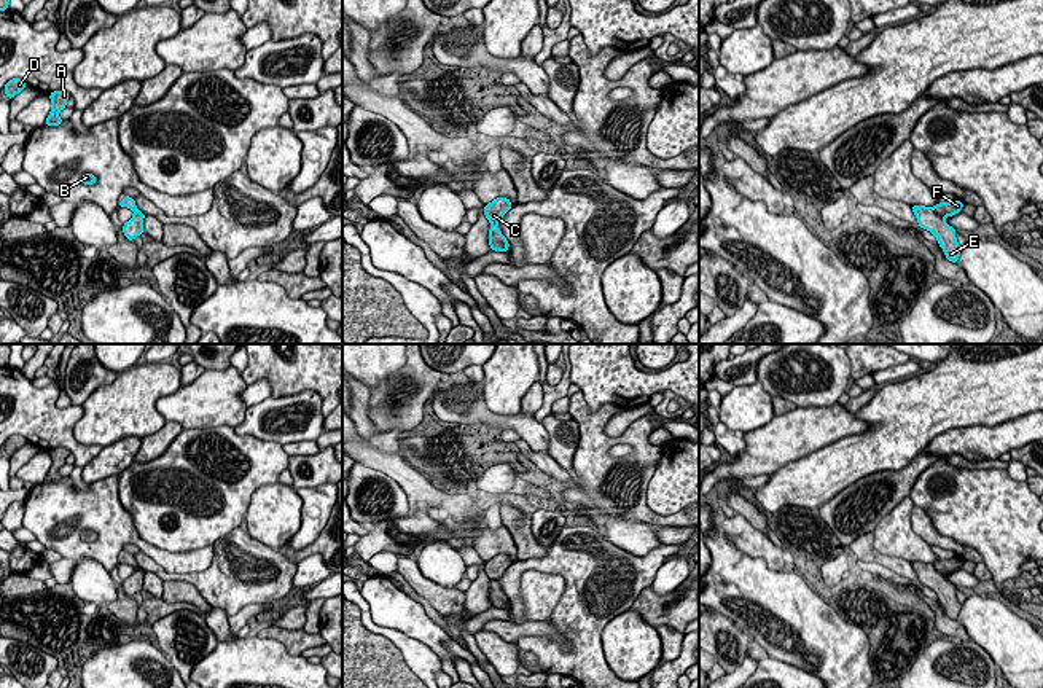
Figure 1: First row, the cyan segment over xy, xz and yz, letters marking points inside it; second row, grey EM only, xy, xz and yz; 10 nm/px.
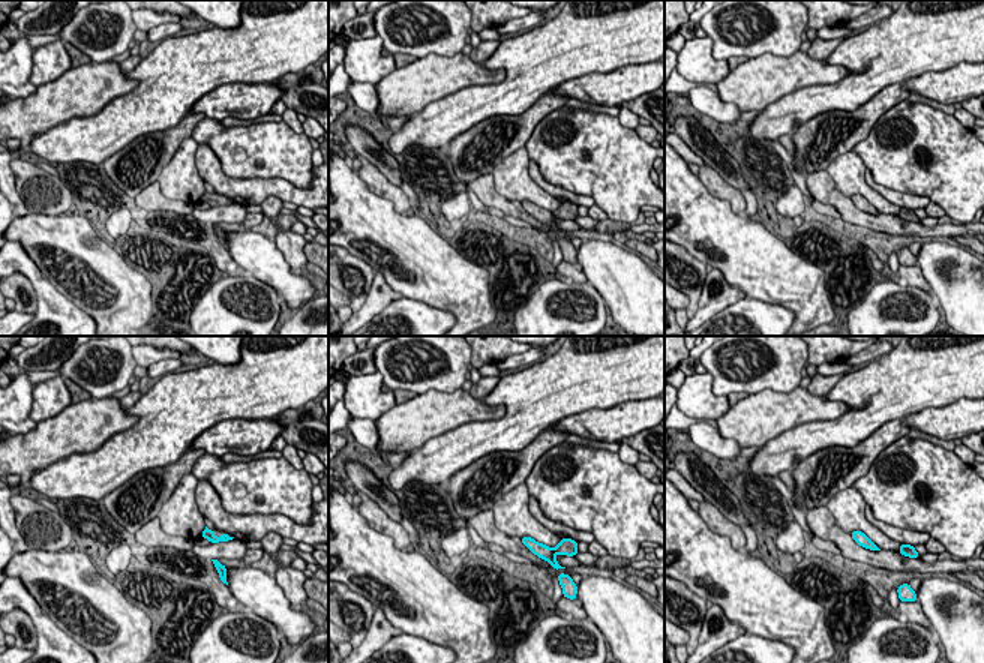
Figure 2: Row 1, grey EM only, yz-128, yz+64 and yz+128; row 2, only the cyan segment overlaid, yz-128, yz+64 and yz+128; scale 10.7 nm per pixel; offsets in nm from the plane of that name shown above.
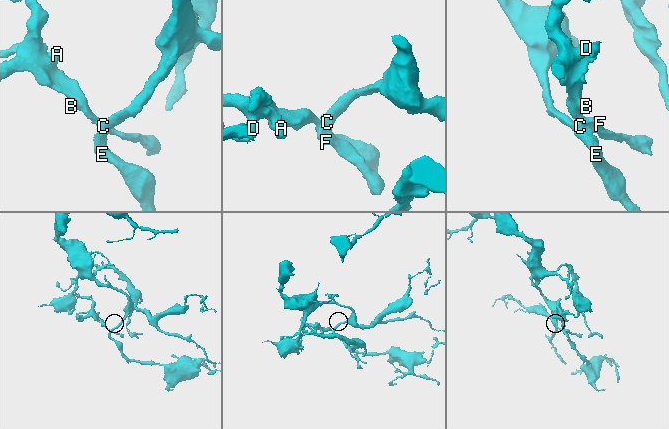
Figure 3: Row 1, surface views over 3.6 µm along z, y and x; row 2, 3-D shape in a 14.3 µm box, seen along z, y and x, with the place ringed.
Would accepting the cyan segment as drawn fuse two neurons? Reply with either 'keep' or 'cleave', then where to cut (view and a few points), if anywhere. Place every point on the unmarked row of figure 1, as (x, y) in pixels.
keep | no cut

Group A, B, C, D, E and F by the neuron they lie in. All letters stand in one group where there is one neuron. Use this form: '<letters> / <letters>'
A B C D E F

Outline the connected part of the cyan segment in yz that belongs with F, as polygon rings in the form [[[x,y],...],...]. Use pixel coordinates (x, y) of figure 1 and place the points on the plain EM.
[[[954,556],[952,559],[938,559],[935,564],[911,562],[911,567],[917,575],[917,581],[930,588],[936,594],[939,604],[944,608],[944,613],[951,620],[959,618],[960,602],[955,594],[957,588],[949,583],[944,577],[962,569],[962,565],[963,559],[957,556]]]

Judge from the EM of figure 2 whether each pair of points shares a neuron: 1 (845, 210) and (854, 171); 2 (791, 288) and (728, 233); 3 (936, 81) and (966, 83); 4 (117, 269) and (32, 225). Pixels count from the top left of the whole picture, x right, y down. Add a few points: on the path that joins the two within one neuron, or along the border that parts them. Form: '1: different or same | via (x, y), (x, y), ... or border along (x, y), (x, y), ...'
1: different | border along (825, 171), (833, 185), (849, 198)
2: same | via (776, 275), (743, 248)
3: same | via (944, 83), (959, 83)
4: same | via (96, 260), (83, 258), (53, 242)

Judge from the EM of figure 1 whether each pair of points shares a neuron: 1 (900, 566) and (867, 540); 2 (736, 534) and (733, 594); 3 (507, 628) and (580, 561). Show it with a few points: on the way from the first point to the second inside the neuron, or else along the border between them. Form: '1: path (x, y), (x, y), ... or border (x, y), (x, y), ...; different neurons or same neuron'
1: path (890, 562), (879, 559), (870, 550); same neuron
2: border (718, 523), (739, 550), (760, 556), (768, 567); different neurons
3: border (527, 620), (521, 623), (513, 621); different neurons

